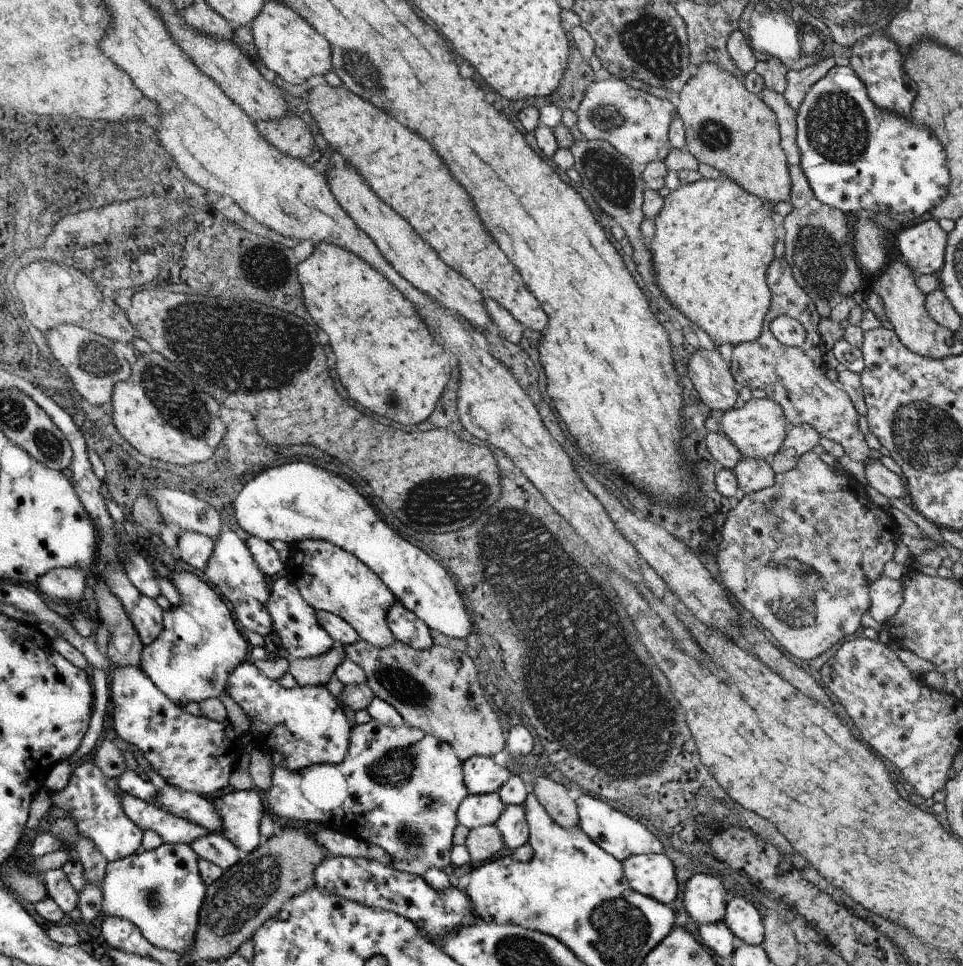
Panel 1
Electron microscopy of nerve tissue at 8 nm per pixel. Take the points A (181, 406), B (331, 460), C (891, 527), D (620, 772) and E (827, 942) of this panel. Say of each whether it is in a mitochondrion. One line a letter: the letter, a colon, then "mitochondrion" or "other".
A: mitochondrion
B: other
C: other
D: mitochondrion
E: other

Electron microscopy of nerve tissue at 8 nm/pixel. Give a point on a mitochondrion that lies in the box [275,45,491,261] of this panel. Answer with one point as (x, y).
(357, 69)

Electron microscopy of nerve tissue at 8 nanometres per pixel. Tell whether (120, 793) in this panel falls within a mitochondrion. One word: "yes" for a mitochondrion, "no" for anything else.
no

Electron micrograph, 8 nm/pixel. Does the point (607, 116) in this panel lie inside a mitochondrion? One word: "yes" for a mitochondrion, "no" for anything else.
yes

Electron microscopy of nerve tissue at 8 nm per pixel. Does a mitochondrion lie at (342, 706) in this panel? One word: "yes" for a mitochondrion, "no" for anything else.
no

